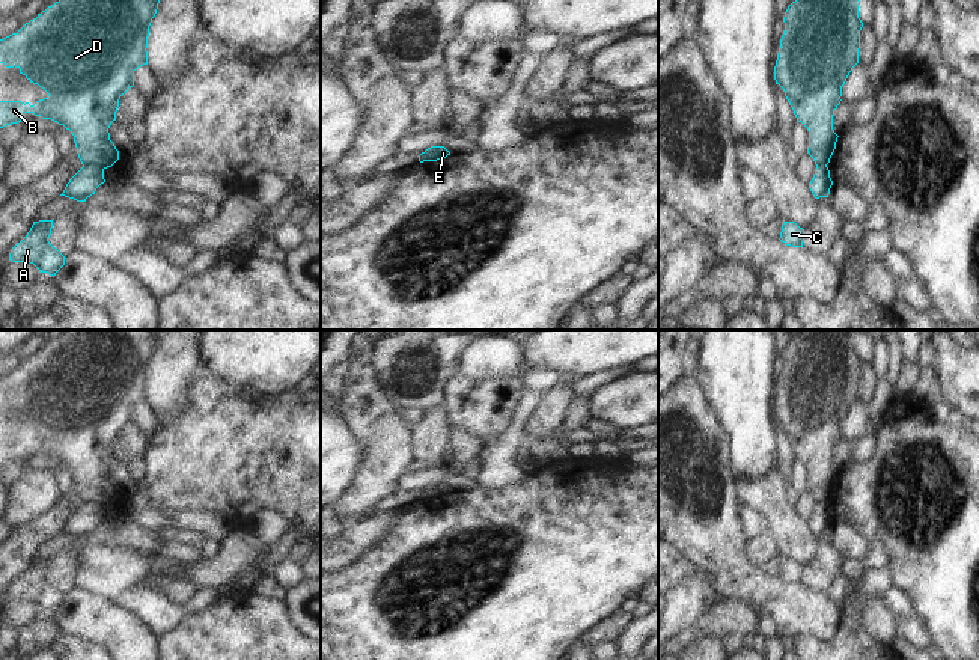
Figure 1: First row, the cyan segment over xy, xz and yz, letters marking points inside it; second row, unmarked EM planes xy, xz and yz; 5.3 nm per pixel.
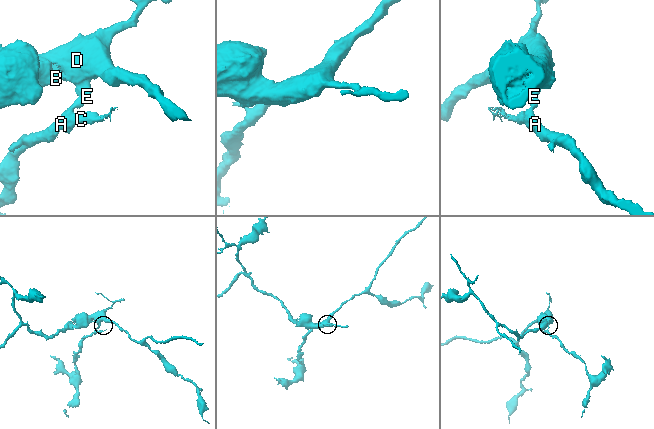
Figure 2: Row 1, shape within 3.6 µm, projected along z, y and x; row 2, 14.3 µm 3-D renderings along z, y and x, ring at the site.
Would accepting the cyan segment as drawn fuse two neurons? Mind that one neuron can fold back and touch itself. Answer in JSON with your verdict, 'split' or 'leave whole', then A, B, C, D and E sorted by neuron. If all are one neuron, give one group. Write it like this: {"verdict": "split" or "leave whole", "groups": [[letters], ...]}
{"verdict": "split", "groups": [["A", "C"], ["B", "D", "E"]]}

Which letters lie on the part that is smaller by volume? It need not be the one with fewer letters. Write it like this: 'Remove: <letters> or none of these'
Remove: A, C

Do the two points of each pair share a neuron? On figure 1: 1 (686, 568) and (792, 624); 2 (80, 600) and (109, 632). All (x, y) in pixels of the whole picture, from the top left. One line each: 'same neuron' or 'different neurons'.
1: different neurons
2: same neuron

